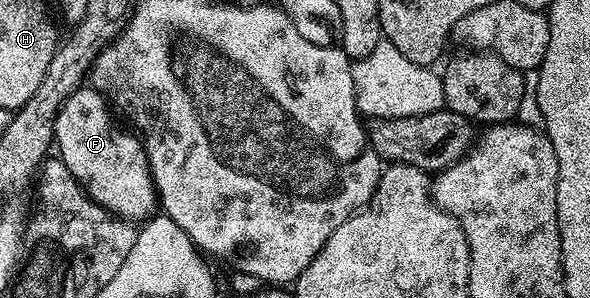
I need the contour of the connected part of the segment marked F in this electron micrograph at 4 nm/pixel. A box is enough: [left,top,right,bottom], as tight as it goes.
[54,85,157,224]

